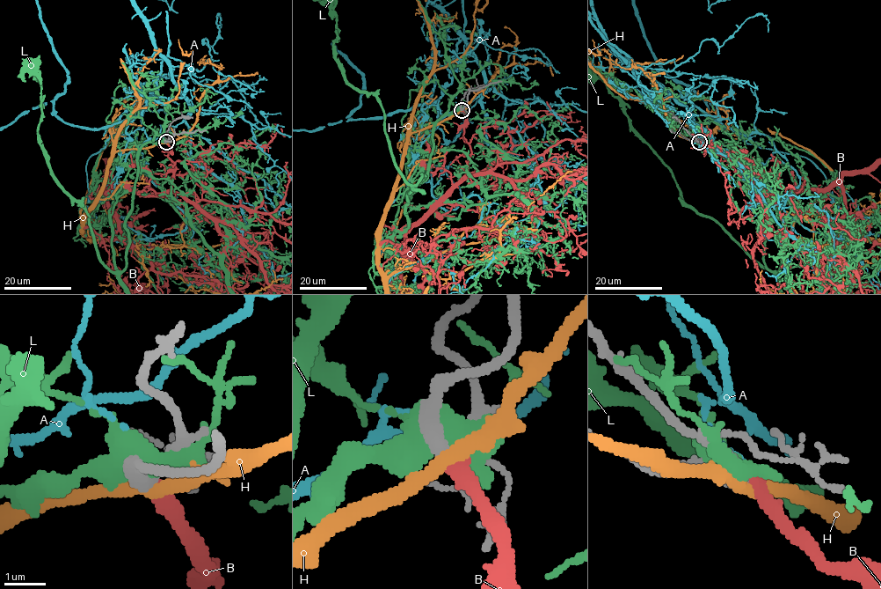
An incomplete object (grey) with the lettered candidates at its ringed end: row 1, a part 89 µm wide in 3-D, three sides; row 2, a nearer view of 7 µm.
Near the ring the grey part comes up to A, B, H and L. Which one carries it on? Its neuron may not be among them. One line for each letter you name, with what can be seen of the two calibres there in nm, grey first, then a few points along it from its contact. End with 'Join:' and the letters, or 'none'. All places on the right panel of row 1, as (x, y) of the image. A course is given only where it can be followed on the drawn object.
B: 300/380 nm
Join: B

